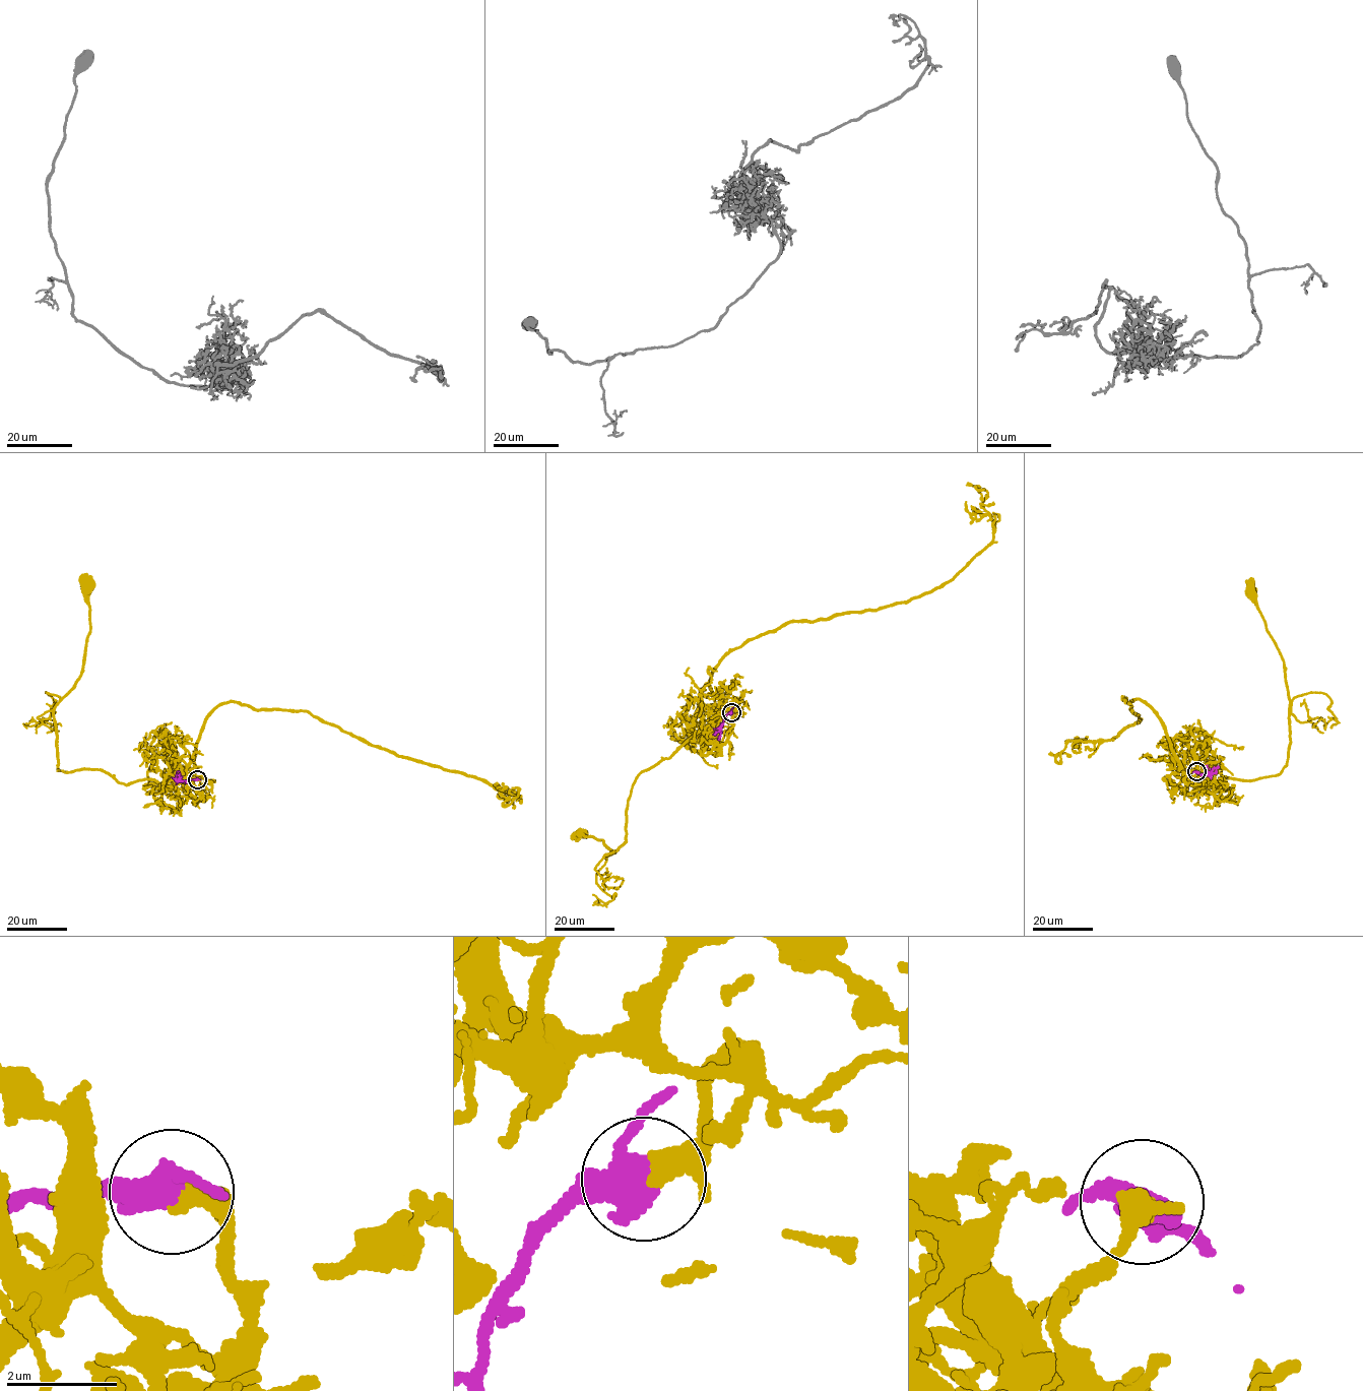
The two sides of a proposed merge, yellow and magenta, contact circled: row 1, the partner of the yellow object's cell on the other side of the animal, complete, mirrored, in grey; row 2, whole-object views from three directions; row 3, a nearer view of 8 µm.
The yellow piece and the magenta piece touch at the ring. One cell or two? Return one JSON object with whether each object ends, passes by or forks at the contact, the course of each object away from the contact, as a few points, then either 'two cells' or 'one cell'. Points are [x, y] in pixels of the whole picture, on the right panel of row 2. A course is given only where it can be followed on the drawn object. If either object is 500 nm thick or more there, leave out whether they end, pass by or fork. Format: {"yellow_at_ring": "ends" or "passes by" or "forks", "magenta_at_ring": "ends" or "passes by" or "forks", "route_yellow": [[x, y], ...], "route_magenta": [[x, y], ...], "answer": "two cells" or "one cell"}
{"yellow_at_ring": "passes by", "magenta_at_ring": "passes by", "route_yellow": [[1196, 772], [1194, 784], [1219, 787], [1225, 776], [1277, 775], [1287, 765], [1283, 657], [1250, 588]], "route_magenta": [[1196, 772], [1207, 774], [1219, 767]], "answer": "one cell"}

